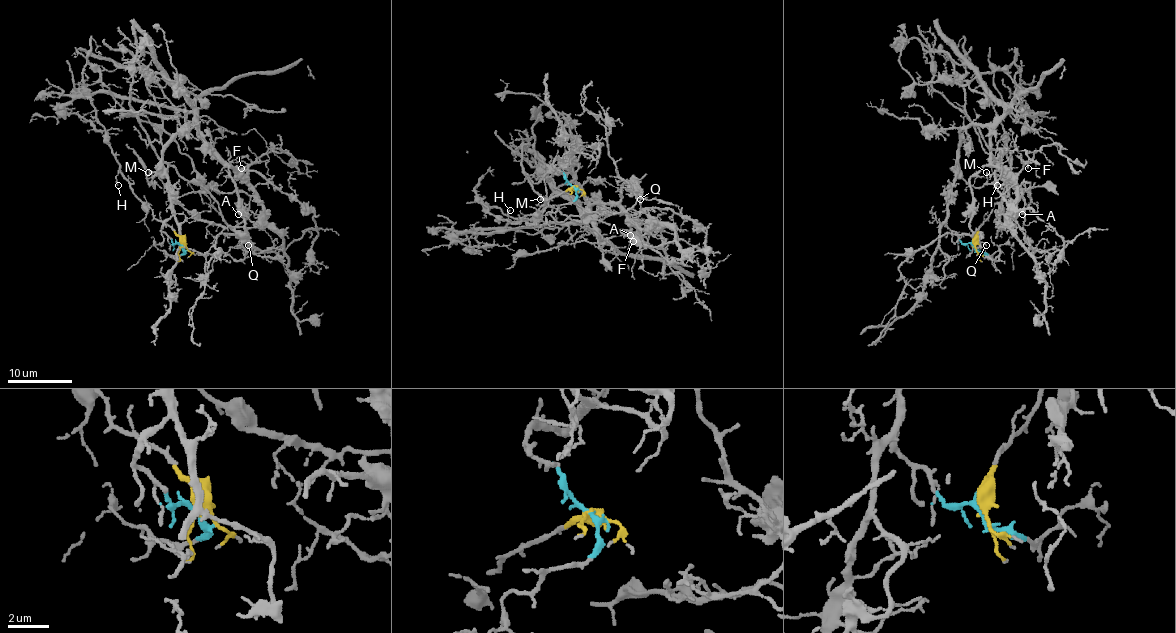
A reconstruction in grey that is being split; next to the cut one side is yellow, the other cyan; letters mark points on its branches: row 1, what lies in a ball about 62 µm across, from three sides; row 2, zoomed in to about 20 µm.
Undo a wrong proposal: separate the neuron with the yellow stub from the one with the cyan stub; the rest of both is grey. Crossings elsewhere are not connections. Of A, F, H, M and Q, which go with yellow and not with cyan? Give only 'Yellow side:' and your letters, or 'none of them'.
Yellow side: H

